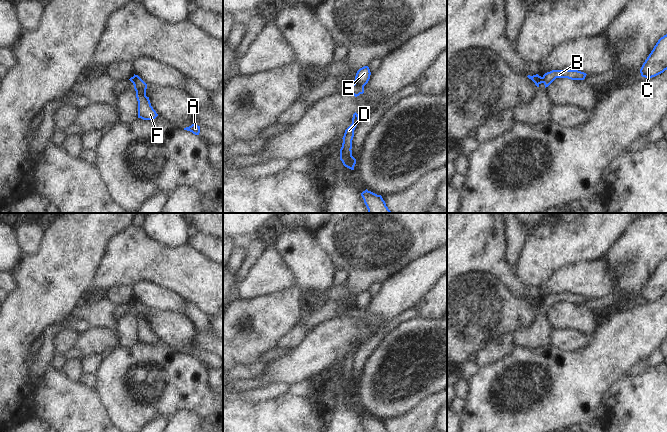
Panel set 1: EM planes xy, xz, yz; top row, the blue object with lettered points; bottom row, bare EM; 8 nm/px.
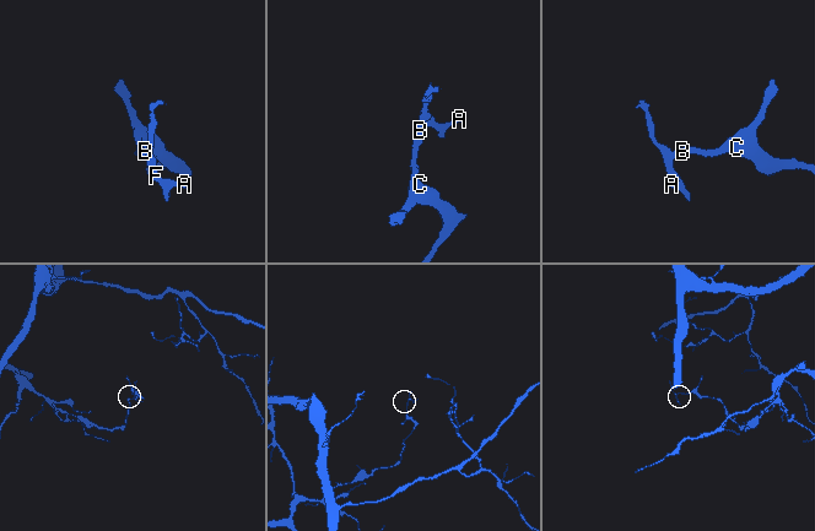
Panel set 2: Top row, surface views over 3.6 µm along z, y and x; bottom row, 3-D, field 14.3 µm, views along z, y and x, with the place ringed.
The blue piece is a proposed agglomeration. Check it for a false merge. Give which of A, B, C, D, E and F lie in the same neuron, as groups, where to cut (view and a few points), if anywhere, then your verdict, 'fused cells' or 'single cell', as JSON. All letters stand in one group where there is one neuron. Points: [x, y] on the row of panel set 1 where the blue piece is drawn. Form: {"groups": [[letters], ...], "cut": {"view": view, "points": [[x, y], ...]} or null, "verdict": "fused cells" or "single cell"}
{"groups": [["A", "E", "F"], ["B", "C", "D"]], "cut": {"view": "xz", "points": [[354, 83], [363, 87]]}, "verdict": "fused cells"}

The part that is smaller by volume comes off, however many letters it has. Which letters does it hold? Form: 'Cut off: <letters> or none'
Cut off: A, E, F

